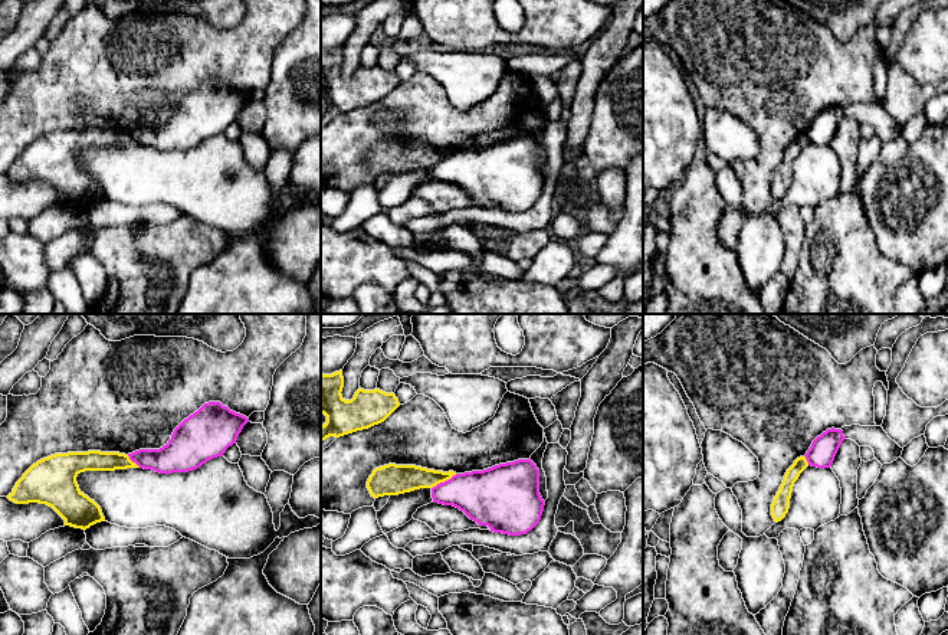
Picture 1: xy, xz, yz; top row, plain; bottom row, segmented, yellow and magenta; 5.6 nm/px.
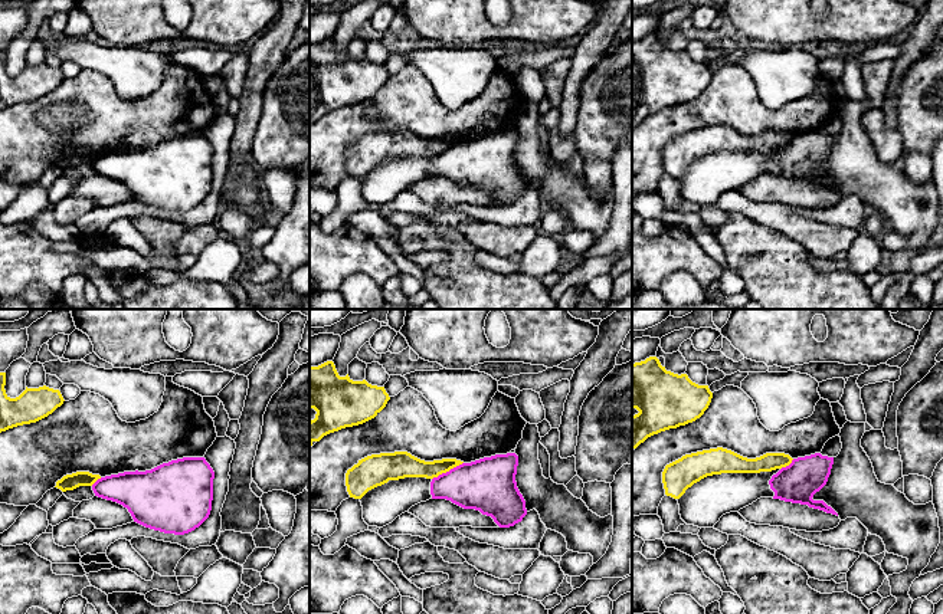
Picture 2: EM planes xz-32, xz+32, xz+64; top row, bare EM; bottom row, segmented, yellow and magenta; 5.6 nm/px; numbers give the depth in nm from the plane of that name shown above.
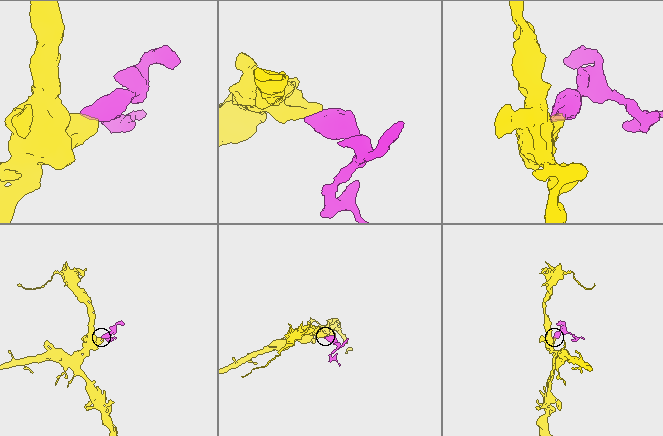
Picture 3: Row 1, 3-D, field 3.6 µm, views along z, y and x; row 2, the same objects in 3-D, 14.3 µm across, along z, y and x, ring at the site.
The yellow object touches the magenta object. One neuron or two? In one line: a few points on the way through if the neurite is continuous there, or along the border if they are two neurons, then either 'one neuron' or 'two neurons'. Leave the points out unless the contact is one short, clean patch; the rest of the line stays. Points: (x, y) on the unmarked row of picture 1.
along xz (456, 151), (432, 166) | two neurons

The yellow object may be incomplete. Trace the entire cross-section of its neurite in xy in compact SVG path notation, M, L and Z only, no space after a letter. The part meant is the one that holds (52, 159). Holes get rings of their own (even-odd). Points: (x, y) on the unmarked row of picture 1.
M119 130L55 131L33 141L7 176L16 181L46 181L65 197L65 203L86 207L105 194L101 184L79 167L76 154L85 148L127 145L140 144Z

